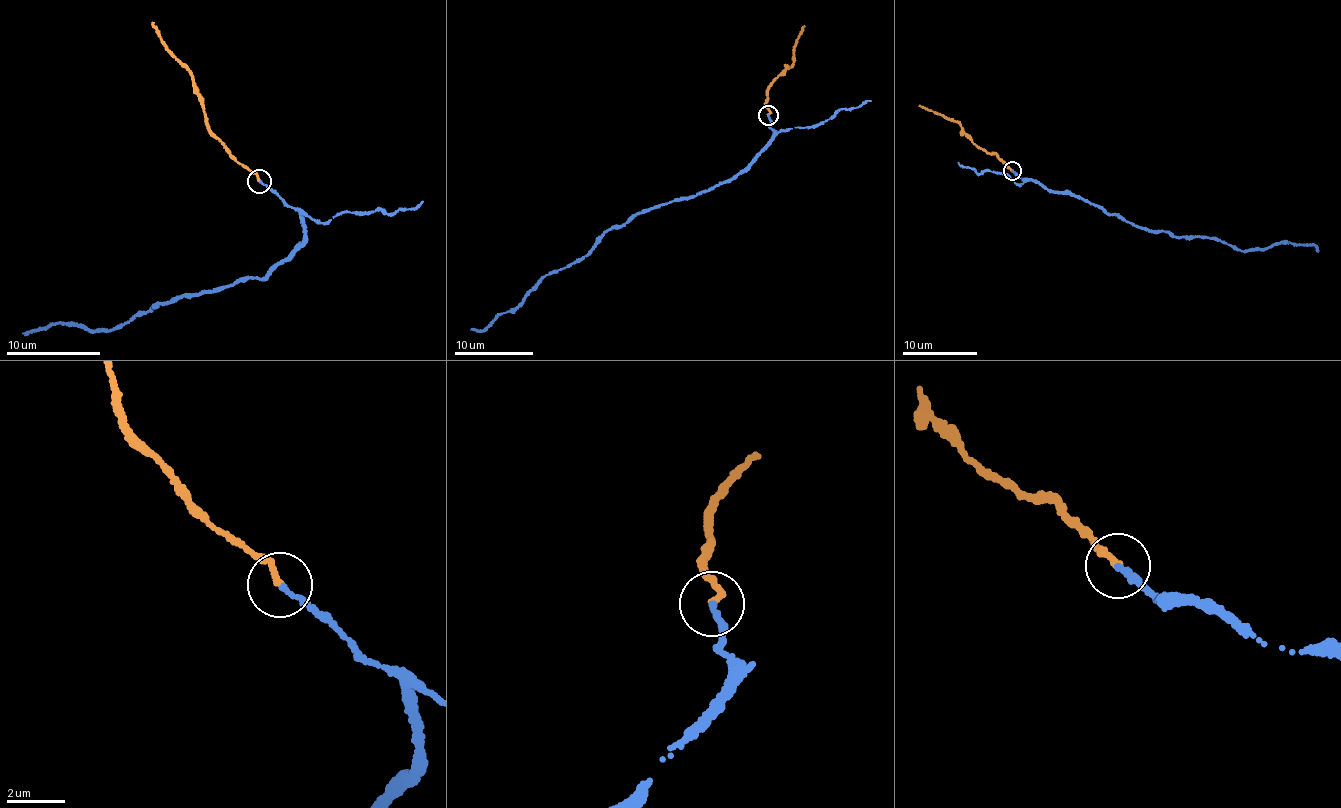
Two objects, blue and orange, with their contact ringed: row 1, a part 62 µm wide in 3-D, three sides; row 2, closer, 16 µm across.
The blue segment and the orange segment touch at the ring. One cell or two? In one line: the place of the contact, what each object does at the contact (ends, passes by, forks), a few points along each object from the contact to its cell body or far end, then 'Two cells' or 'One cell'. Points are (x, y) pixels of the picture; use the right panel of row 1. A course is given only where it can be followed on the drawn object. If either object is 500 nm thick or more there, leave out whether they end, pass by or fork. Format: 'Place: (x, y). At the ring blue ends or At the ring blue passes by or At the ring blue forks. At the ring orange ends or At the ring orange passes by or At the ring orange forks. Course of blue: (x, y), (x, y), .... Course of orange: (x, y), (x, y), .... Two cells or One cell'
Place: (1012, 171). At the ring blue ends. At the ring orange ends. Course of blue: (1011, 170), (1155, 233), (1209, 237), (1246, 251), (1282, 243), (1319, 250). Course of orange: (1011, 170), (995, 154), (987, 154), (954, 120), (920, 106). One cell

